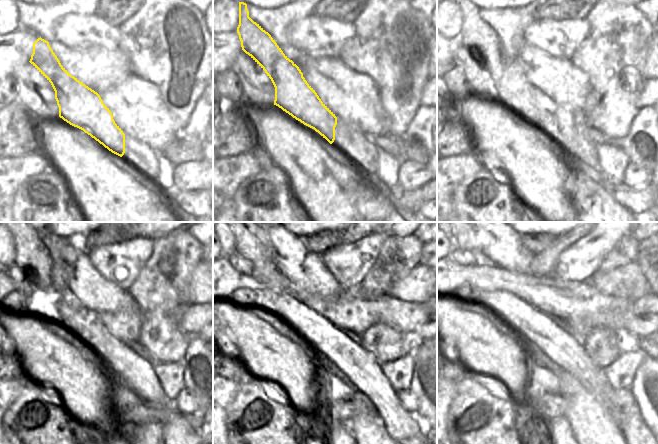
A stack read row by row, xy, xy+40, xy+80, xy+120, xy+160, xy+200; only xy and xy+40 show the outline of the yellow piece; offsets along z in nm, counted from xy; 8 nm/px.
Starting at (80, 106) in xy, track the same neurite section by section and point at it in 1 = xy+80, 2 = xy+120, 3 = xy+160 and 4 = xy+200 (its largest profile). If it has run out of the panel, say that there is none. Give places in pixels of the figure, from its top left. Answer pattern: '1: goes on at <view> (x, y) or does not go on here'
1: goes on at xy+80 (513, 87)
2: goes on at xy+120 (31, 255)
3: goes on at xy+160 (251, 242)
4: goes on at xy+200 (465, 242)

